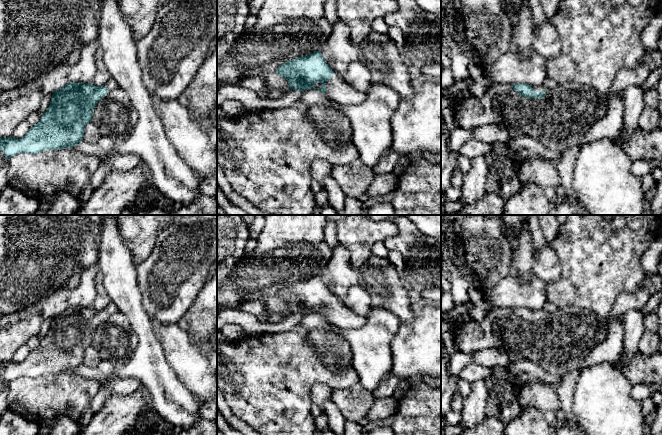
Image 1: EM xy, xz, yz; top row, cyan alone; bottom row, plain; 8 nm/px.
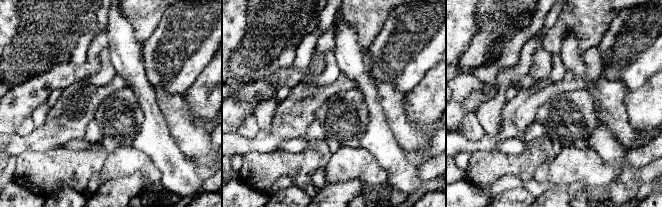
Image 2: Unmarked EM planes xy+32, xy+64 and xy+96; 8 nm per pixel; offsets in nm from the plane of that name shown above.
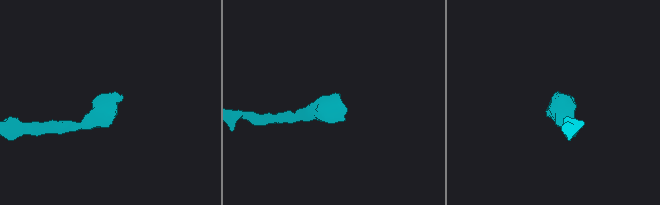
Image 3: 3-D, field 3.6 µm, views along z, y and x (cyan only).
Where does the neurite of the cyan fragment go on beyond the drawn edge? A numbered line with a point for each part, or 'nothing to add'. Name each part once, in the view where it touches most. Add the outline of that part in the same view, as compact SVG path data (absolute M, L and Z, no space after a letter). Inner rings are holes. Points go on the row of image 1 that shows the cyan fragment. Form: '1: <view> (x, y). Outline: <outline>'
1: xz (338, 90). Outline: M336 73L326 82L326 95L338 104L355 105L364 101L366 93L349 86Z

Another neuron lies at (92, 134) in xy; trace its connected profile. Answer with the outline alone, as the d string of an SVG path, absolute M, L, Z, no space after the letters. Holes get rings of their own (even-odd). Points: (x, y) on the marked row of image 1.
M91 121L89 122L84 131L83 141L89 143L97 143L101 134L98 127Z

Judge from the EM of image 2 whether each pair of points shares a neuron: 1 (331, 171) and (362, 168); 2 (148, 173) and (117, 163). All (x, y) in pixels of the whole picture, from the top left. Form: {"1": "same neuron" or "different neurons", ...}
{"1": "same neuron", "2": "same neuron"}

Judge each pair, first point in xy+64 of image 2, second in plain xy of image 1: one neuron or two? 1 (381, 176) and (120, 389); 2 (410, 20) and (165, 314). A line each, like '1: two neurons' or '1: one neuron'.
1: one neuron
2: one neuron

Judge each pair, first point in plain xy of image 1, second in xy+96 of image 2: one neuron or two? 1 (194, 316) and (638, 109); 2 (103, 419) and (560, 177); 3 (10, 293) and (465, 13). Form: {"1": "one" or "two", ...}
{"1": "one", "2": "two", "3": "two"}

